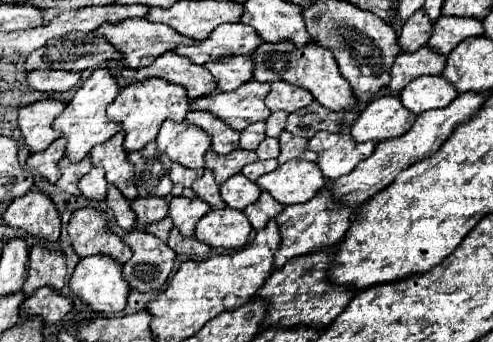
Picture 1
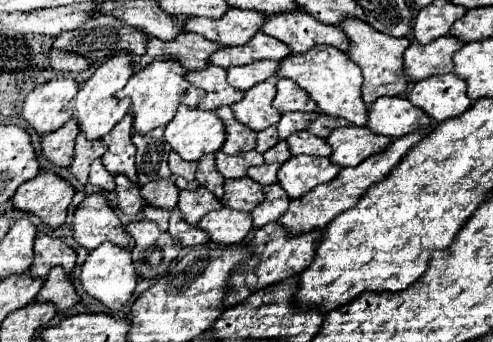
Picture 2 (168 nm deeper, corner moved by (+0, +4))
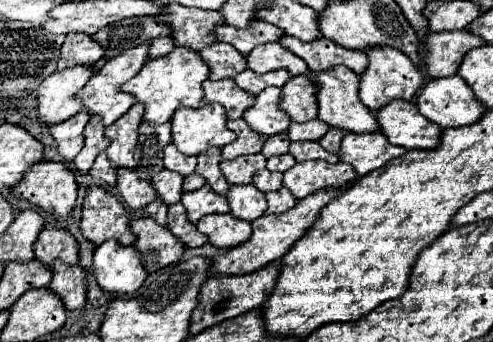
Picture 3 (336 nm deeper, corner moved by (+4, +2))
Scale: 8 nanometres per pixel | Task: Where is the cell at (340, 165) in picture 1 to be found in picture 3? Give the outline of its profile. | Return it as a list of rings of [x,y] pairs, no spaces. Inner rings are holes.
[[[346,132],[342,146],[340,146],[340,162],[350,164],[358,176],[366,176],[368,172],[388,164],[392,158],[404,154],[402,146],[390,144],[382,132],[370,134],[356,134]]]

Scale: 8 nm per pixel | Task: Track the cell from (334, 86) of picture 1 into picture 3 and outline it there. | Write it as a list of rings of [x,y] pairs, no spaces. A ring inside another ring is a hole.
[[[332,66],[320,72],[306,72],[308,80],[316,86],[316,100],[318,100],[318,118],[330,126],[342,128],[346,132],[376,132],[378,122],[376,116],[360,102],[358,98],[358,74],[348,70],[346,66]]]

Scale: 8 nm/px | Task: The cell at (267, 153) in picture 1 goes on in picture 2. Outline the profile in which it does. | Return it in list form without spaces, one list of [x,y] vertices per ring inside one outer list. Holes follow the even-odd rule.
[[[284,140],[278,142],[276,146],[272,146],[268,152],[264,152],[264,160],[266,162],[280,162],[280,164],[284,164],[290,156],[292,154],[288,152],[288,144]]]

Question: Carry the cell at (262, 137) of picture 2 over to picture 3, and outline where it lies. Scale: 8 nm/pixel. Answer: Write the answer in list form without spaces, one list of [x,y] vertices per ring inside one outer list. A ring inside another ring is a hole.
[[[286,132],[274,134],[274,136],[270,136],[270,138],[264,142],[262,154],[264,154],[264,158],[278,156],[278,154],[286,154],[286,152],[288,152],[288,144],[290,144],[290,140],[288,140],[288,134],[286,134]]]

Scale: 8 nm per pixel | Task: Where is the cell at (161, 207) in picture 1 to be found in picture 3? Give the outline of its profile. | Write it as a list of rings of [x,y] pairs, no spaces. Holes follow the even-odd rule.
[[[162,170],[152,178],[152,186],[154,186],[158,198],[166,206],[180,202],[180,196],[182,196],[182,176],[180,174],[170,172],[170,170]]]

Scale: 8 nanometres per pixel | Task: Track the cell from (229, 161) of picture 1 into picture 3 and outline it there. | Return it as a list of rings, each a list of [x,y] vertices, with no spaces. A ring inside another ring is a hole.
[[[262,154],[238,156],[234,160],[220,162],[220,170],[228,184],[250,184],[252,176],[262,168],[266,168],[266,158]]]

